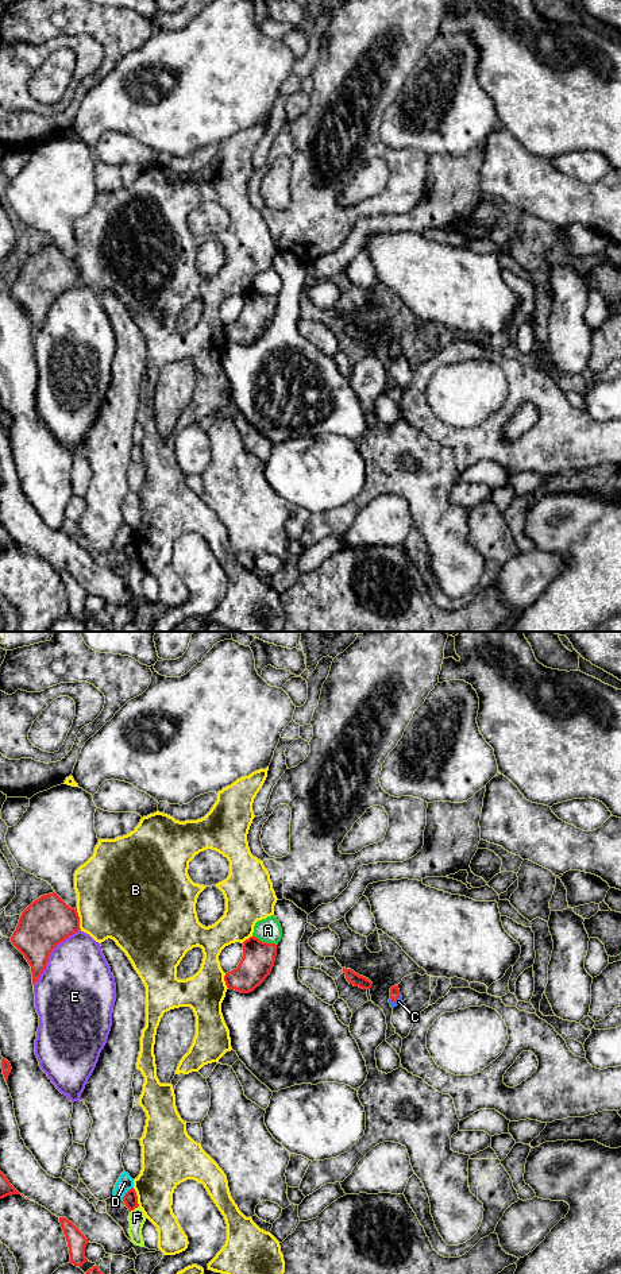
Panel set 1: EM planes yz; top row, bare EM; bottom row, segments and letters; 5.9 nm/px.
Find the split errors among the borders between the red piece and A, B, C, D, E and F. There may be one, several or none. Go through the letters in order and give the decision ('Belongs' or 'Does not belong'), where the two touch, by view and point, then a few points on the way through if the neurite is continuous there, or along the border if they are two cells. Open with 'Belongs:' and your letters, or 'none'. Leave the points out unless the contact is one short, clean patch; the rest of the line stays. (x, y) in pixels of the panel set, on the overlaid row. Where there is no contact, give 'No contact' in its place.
Belongs: C
A: Does not belong. Touches red at yz (265, 942). Boundary: yz (253, 935), (276, 945)
B: Does not belong. Touches red at yz (78, 919)
C: Belongs. Touches red at yz (396, 1000). Path across: yz (394, 992), (396, 1000), (398, 1002)
D: Does not belong. Touches red at yz (126, 1193)
E: Does not belong. Touches red at yz (50, 953)
F: Does not belong. Touches red at yz (134, 1208)

